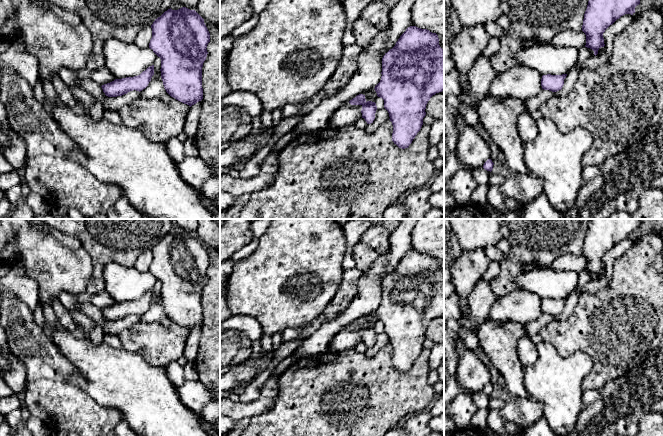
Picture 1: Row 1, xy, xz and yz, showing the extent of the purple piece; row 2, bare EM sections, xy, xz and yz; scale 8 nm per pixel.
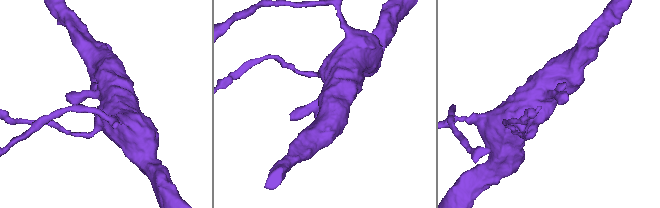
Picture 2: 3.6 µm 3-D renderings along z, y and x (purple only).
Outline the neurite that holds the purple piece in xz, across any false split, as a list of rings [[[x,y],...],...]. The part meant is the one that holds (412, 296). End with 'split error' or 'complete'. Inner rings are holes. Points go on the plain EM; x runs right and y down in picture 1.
[[[416,250],[408,251],[395,270],[383,280],[381,298],[381,304],[374,313],[377,320],[384,324],[384,332],[389,337],[393,349],[392,365],[399,372],[408,372],[423,349],[428,325],[444,314],[444,274],[439,269],[438,259]]]; complete

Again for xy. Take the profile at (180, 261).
[[[186,231],[170,232],[151,252],[149,272],[161,283],[166,316],[191,331],[203,323],[202,291],[210,266],[204,243]]]; complete

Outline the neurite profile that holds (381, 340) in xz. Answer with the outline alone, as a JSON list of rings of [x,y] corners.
[[[377,332],[374,345],[371,348],[368,348],[364,354],[367,357],[372,357],[389,343],[389,337],[385,332]]]

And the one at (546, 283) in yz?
[[[550,268],[534,269],[520,274],[515,283],[520,290],[538,295],[542,300],[567,298],[578,286],[579,273],[556,271]]]

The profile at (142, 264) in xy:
[[[144,250],[137,258],[133,267],[140,272],[147,272],[149,271],[151,262],[152,262],[151,250]]]

